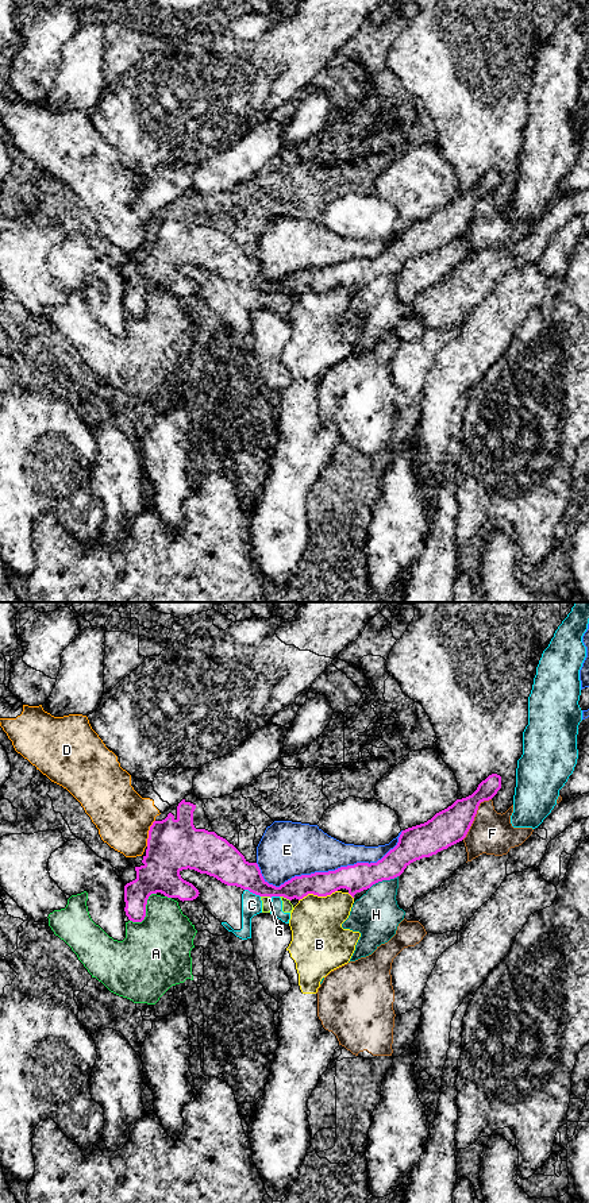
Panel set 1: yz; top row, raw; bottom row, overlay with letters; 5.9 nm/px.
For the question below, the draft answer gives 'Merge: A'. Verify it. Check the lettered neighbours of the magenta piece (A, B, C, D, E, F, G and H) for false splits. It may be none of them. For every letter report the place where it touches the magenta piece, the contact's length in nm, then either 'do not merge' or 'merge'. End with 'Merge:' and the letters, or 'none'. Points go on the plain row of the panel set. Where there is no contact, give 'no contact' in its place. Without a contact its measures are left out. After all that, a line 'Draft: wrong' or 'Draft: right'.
A: yz (145, 307) | 240 nm | do not merge
B: yz (318, 290) | 240 nm | do not merge
C: yz (253, 288) | 110 nm | do not merge
D: yz (149, 228) | 170 nm | do not merge
E: yz (328, 266) | 900 nm | do not merge
F: yz (474, 211) | 300 nm | do not merge
G: yz (266, 290) | 70 nm | do not merge
H: yz (382, 274) | 190 nm | do not merge
Merge: none
Draft: wrong

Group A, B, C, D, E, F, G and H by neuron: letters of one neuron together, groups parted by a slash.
A / B / C G / D / E / F / H

